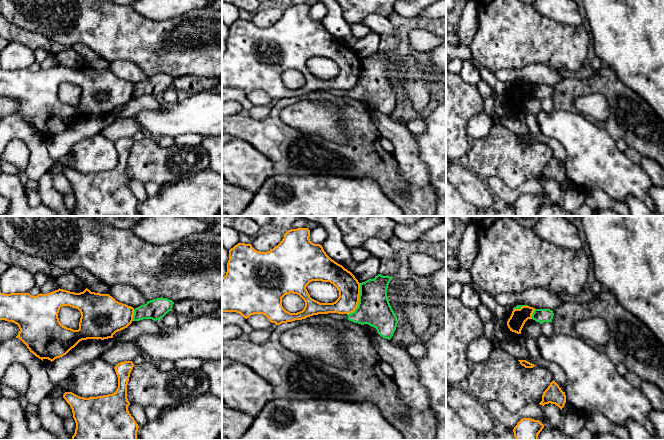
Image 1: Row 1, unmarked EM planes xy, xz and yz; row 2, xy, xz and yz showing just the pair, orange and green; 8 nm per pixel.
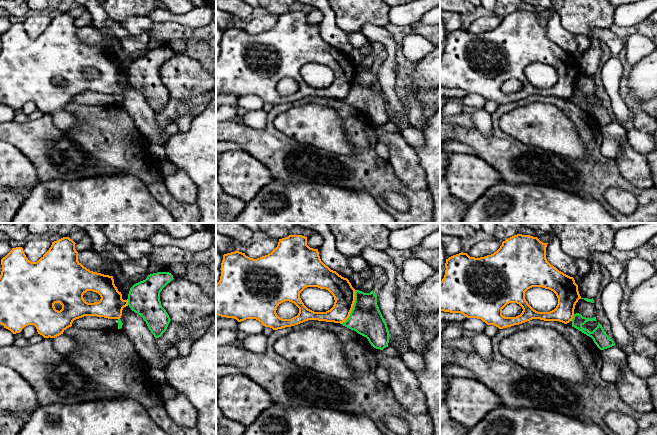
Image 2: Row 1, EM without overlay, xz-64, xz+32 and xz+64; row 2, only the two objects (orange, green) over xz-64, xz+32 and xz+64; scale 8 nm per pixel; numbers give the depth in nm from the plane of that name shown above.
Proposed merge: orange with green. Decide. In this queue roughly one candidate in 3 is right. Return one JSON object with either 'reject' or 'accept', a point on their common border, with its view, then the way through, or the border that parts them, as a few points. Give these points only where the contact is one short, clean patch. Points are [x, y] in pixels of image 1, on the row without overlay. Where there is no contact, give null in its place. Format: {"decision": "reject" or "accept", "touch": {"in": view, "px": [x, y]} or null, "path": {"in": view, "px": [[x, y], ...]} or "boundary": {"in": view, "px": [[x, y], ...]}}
{"decision": "reject", "touch": {"in": "xz", "px": [358, 76]}, "boundary": {"in": "xz", "px": [[360, 59], [358, 81], [347, 90]]}}

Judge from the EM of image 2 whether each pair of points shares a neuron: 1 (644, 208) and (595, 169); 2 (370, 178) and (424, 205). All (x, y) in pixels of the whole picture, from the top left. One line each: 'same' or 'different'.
1: same
2: same

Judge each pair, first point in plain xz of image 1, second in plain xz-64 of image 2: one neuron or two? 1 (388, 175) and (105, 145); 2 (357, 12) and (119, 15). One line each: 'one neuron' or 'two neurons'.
1: one neuron
2: one neuron

